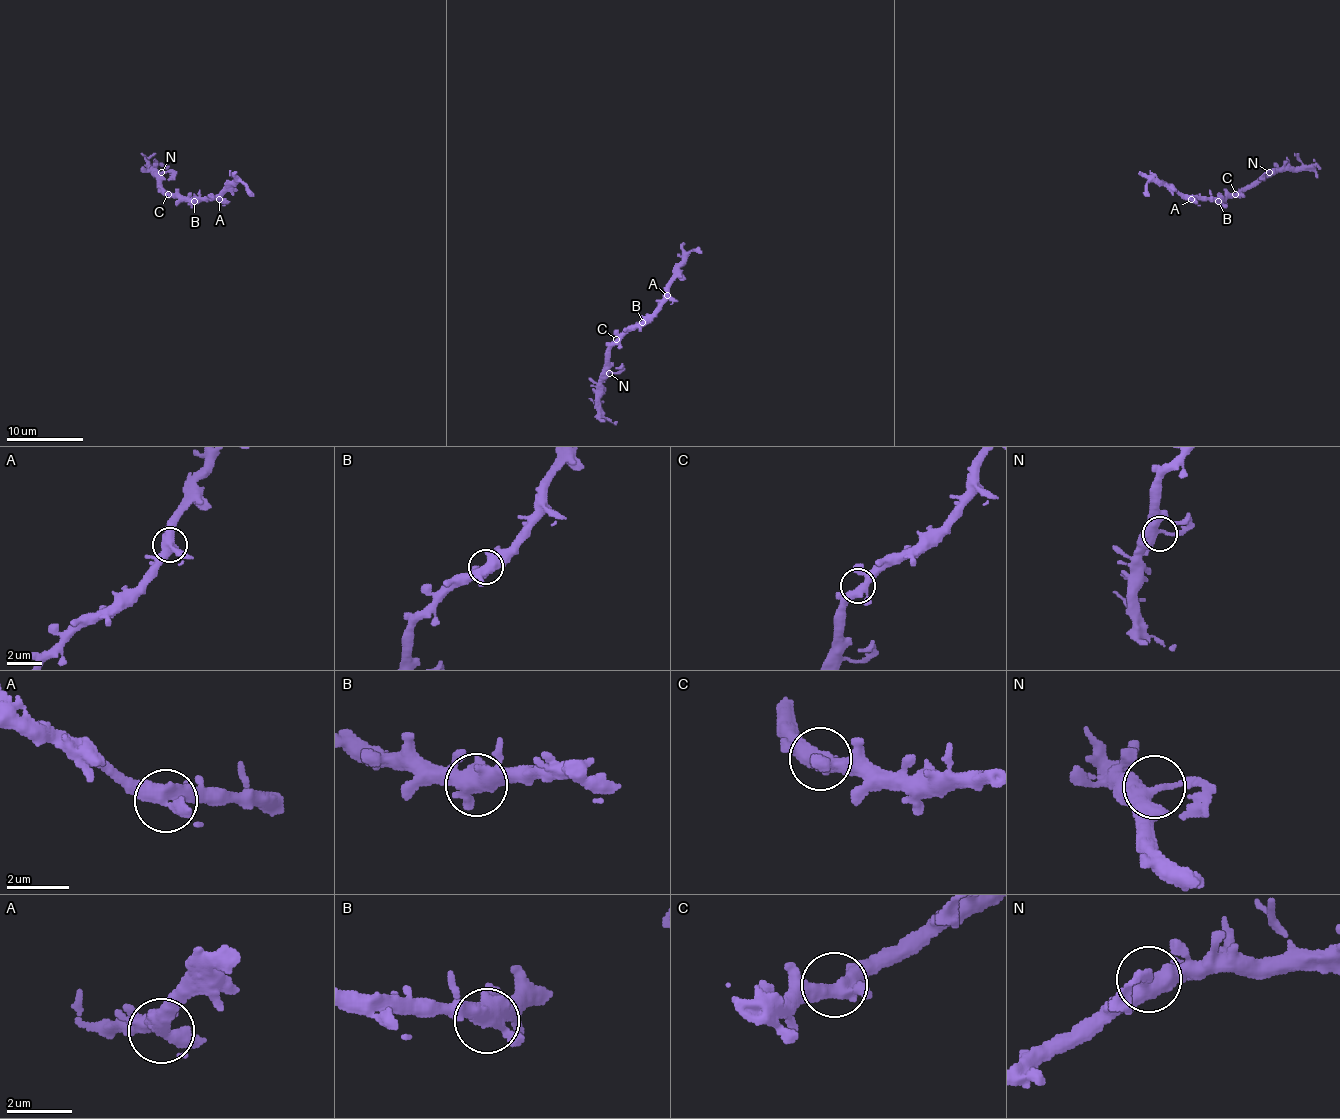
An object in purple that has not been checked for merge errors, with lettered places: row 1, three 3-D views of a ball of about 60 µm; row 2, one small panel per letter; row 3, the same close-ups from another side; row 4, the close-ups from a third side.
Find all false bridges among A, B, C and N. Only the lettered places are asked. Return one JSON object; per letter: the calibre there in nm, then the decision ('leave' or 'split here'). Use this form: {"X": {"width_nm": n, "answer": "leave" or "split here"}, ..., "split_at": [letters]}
{"A": {"width_nm": 460, "answer": "leave"}, "B": {"width_nm": 480, "answer": "leave"}, "C": {"width_nm": 400, "answer": "leave"}, "N": {"width_nm": 360, "answer": "leave"}, "split_at": []}

